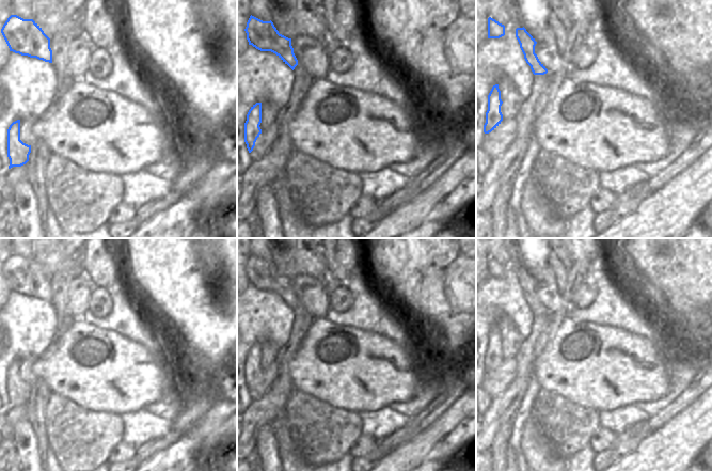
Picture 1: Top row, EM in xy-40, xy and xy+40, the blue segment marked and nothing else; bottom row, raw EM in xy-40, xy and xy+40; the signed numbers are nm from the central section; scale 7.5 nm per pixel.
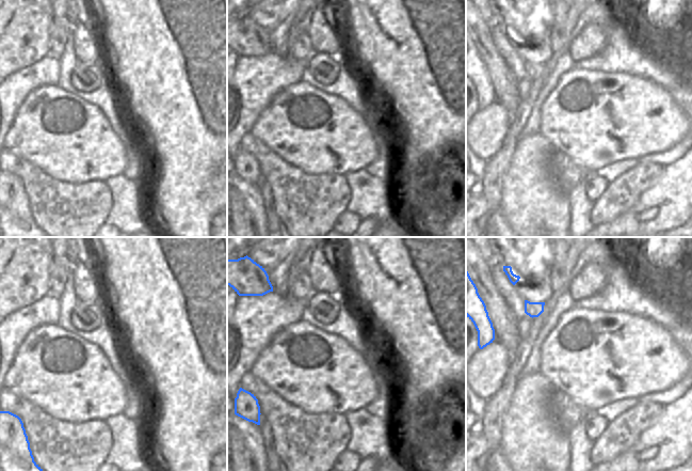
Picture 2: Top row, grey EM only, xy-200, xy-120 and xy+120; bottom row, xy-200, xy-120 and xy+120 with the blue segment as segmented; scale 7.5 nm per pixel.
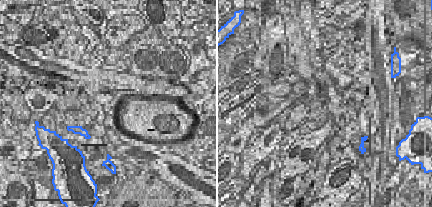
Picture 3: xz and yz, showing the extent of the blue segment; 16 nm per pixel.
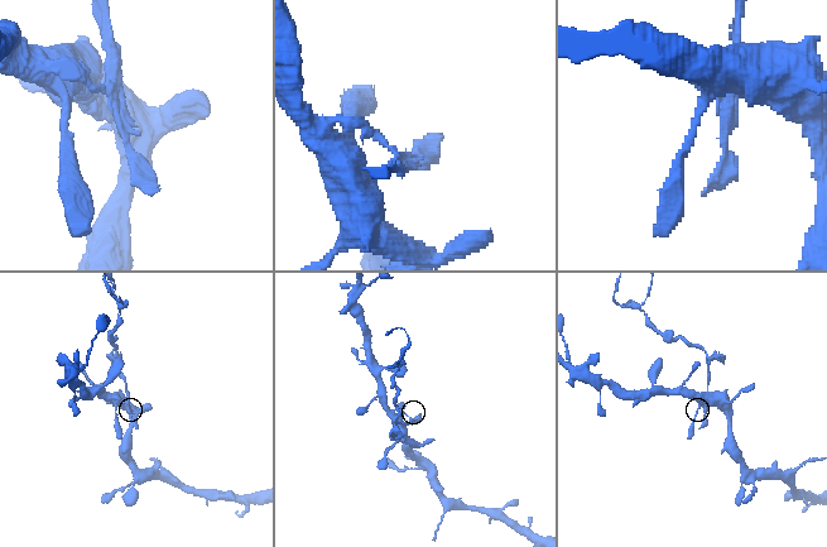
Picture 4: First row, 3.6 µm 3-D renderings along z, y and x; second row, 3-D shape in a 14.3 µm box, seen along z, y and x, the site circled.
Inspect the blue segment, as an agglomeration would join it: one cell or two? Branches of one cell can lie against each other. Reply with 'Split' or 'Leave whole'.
Split

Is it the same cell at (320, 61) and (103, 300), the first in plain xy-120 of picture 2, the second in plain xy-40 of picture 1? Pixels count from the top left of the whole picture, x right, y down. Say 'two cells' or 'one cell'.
one cell

